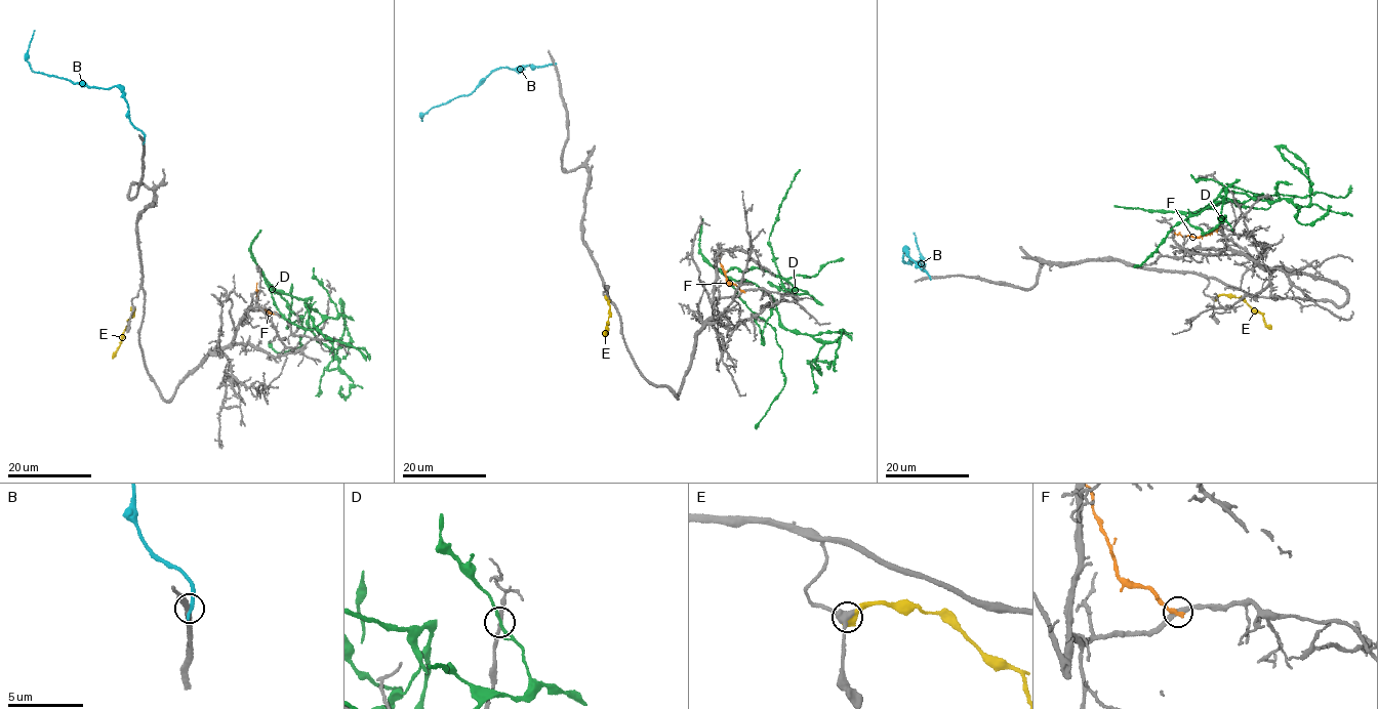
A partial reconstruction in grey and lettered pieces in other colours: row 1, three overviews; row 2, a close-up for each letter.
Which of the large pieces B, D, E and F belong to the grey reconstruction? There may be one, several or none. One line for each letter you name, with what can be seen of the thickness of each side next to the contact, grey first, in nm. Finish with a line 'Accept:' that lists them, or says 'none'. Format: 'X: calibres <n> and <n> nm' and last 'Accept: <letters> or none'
E: calibres 440 and 600 nm
Accept: E

